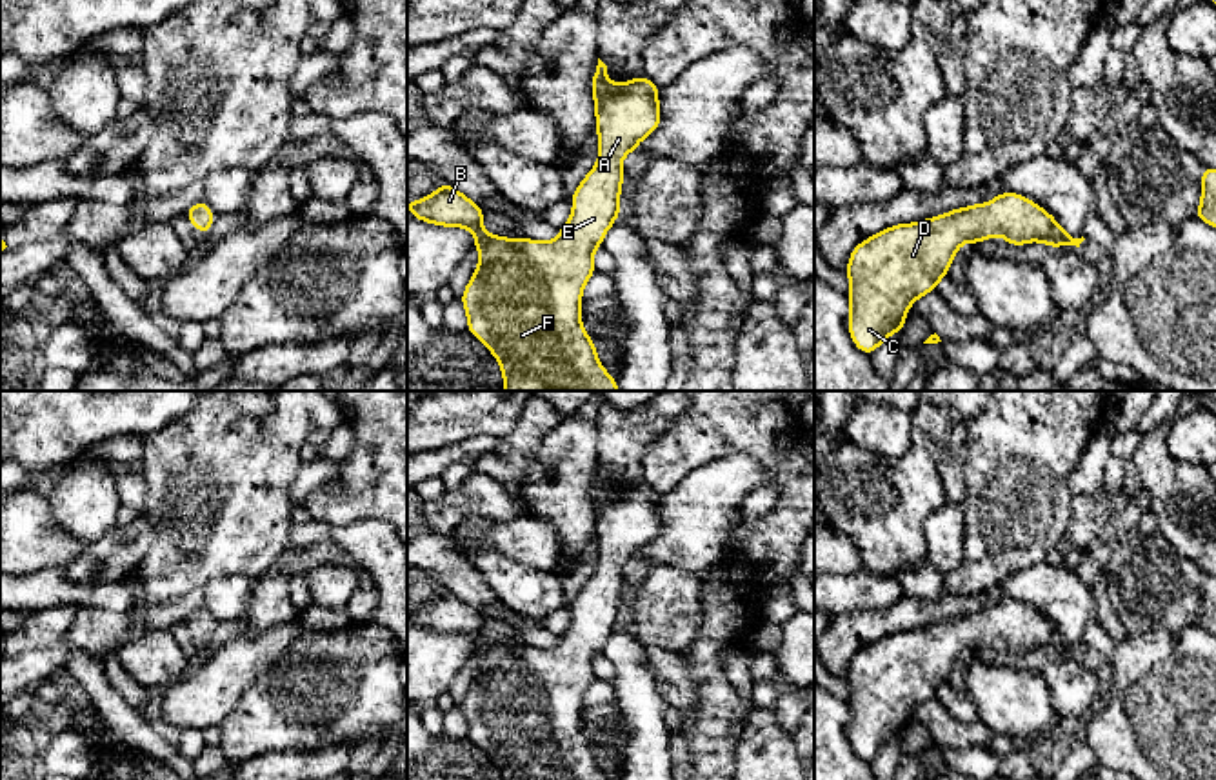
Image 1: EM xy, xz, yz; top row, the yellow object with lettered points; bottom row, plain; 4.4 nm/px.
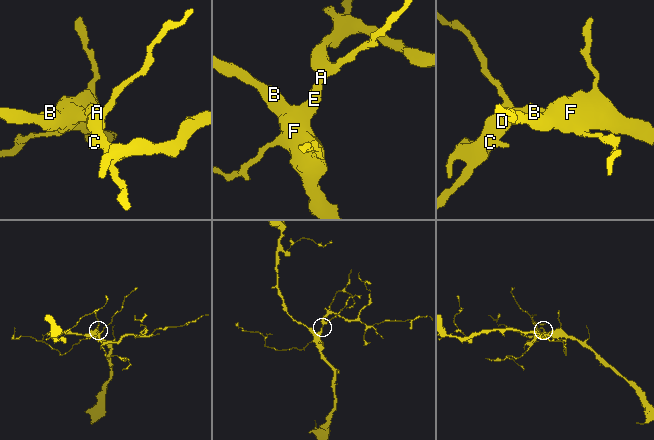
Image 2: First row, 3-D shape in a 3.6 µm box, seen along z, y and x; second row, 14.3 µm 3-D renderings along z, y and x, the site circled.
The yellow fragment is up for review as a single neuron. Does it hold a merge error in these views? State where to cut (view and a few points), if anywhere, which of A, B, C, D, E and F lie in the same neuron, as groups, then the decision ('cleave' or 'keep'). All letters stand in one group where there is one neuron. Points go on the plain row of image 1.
no cut; A B C D E F; keep

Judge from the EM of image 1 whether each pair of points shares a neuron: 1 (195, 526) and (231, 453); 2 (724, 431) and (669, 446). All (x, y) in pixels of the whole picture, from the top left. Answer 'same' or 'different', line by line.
1: same
2: same

